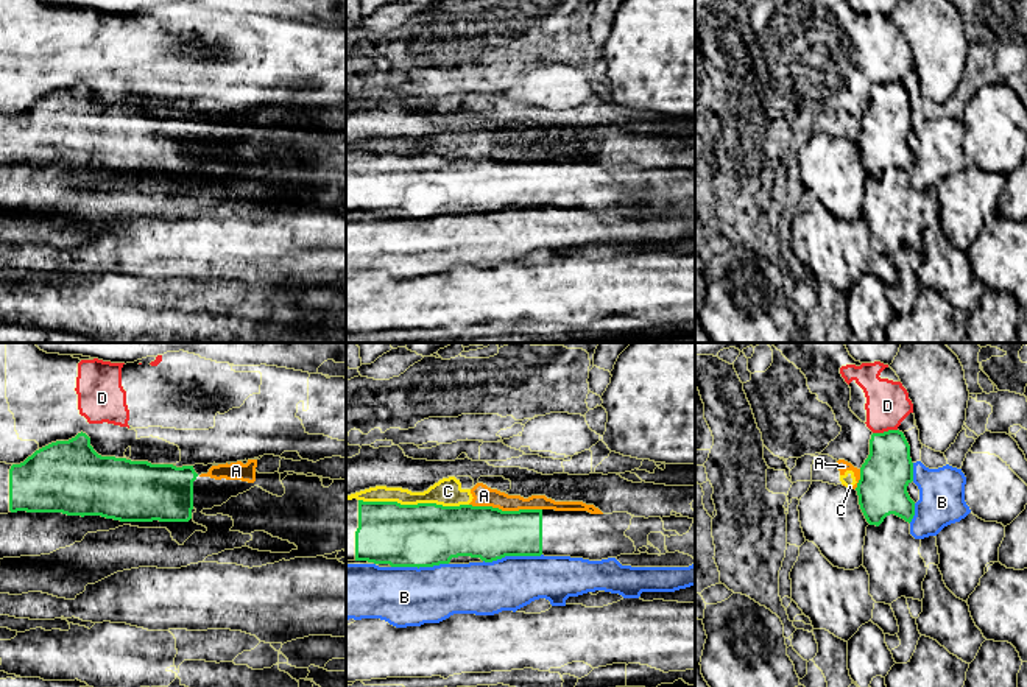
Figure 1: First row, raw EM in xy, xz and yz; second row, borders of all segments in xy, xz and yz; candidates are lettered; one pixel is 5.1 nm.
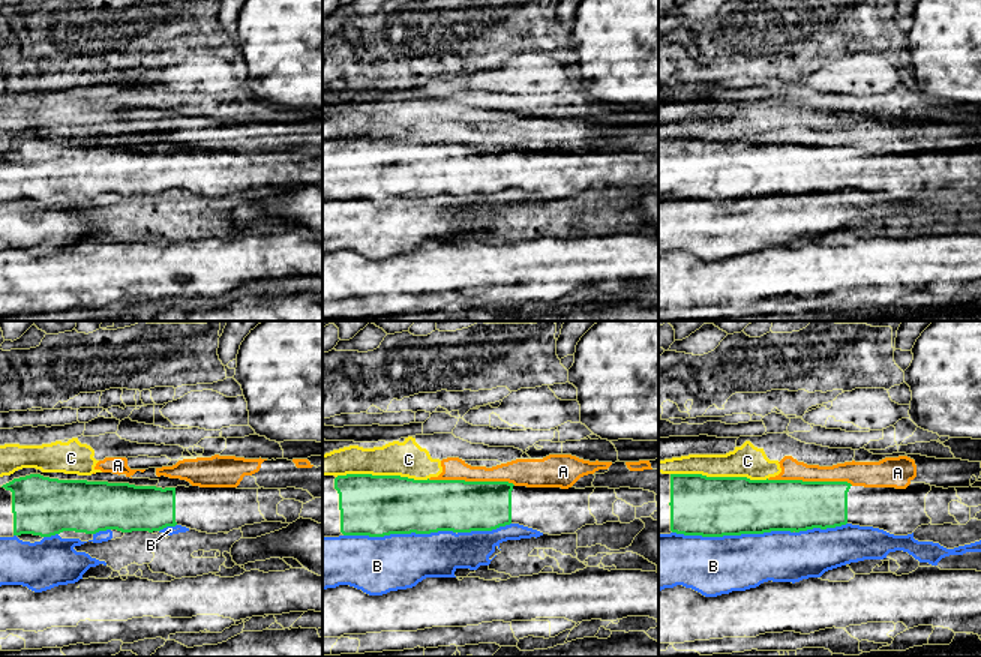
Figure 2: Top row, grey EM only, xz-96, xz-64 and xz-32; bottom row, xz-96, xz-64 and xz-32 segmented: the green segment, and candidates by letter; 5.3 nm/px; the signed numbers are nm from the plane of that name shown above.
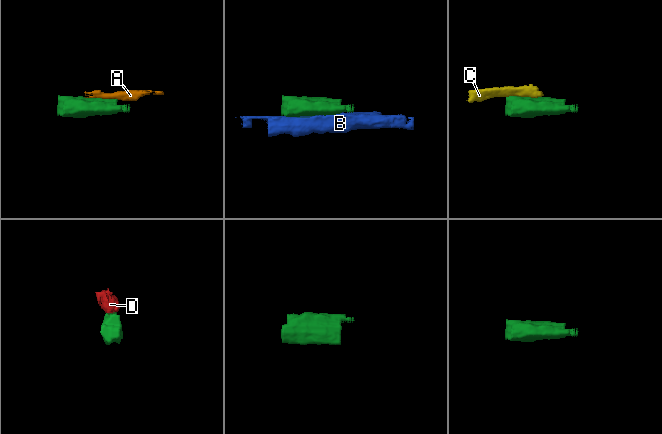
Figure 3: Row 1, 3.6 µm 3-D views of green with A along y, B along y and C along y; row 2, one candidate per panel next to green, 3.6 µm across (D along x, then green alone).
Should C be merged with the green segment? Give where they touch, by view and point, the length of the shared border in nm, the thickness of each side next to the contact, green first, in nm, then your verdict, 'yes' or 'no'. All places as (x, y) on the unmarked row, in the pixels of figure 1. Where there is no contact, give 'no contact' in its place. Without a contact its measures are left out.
meets green in xz at (413, 156); contact 550 nm long; 320 nm thick on the green side, 140 nm on the other; no

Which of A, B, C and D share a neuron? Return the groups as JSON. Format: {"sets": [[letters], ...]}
{"sets": [["A", "C"], ["B"], ["D"]]}

